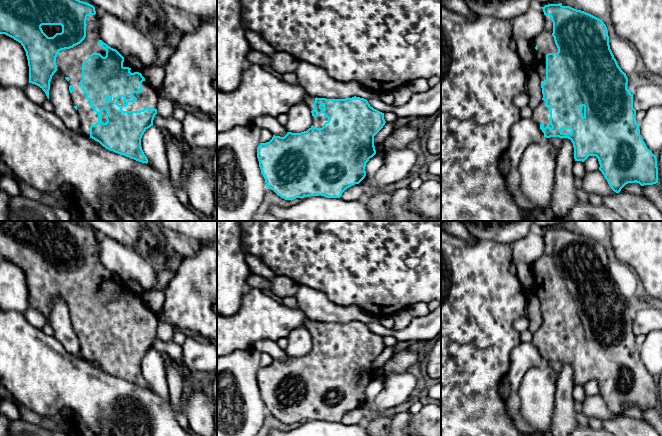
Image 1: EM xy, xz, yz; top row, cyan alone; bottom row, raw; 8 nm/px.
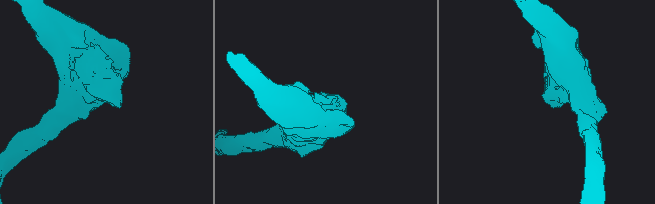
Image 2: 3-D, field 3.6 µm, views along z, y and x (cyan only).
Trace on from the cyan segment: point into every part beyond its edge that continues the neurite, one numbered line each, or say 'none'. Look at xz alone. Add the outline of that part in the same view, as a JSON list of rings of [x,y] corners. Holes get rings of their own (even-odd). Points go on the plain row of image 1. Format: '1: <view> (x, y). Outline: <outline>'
1: xz (319, 345). Outline: [[[323,336],[318,341],[312,340],[312,349],[314,351],[322,352],[325,346],[328,346],[328,342],[324,341]]]

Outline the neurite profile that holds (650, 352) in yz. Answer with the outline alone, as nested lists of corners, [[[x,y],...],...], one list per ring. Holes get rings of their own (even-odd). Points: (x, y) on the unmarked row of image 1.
[[[662,330],[646,334],[639,353],[647,372],[657,379],[662,373]]]

